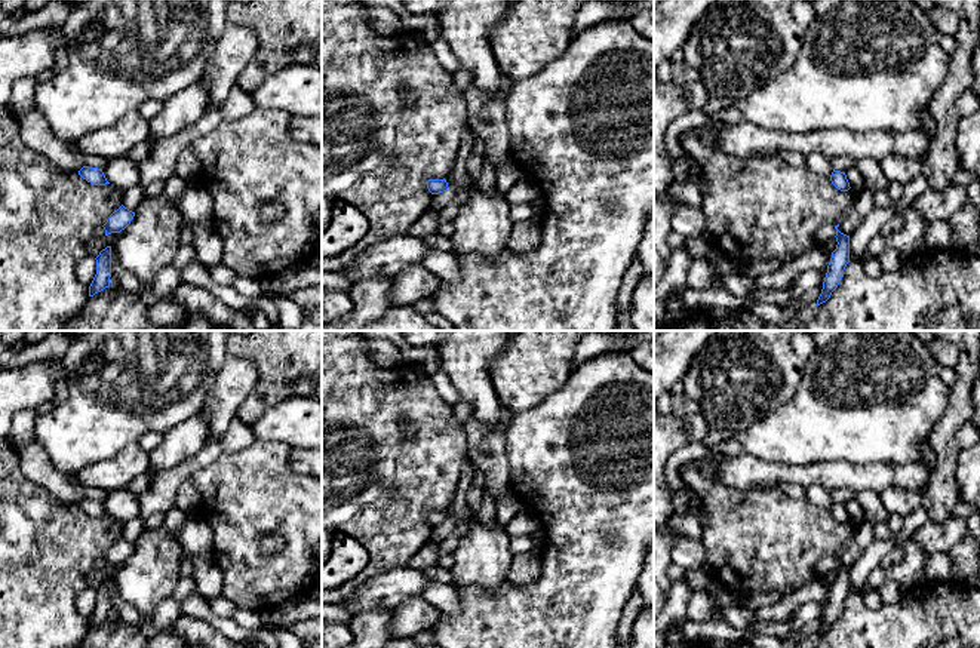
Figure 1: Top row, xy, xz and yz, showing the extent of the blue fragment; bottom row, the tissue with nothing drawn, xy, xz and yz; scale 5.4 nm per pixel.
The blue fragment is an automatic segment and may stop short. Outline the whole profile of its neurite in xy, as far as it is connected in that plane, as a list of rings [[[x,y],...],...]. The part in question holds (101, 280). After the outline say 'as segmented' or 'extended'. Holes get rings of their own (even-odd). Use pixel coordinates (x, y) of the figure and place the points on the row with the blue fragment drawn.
[[[107,246],[99,252],[96,259],[96,274],[89,286],[89,297],[104,291],[110,286],[111,277],[111,246]]]; as segmented

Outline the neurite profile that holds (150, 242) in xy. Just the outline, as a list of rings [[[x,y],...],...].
[[[165,193],[144,196],[133,219],[113,245],[119,262],[141,282],[151,285],[156,273],[173,262],[184,224],[176,203]]]

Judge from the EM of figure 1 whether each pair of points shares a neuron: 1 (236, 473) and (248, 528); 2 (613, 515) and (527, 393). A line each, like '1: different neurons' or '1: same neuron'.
1: same neuron
2: different neurons

